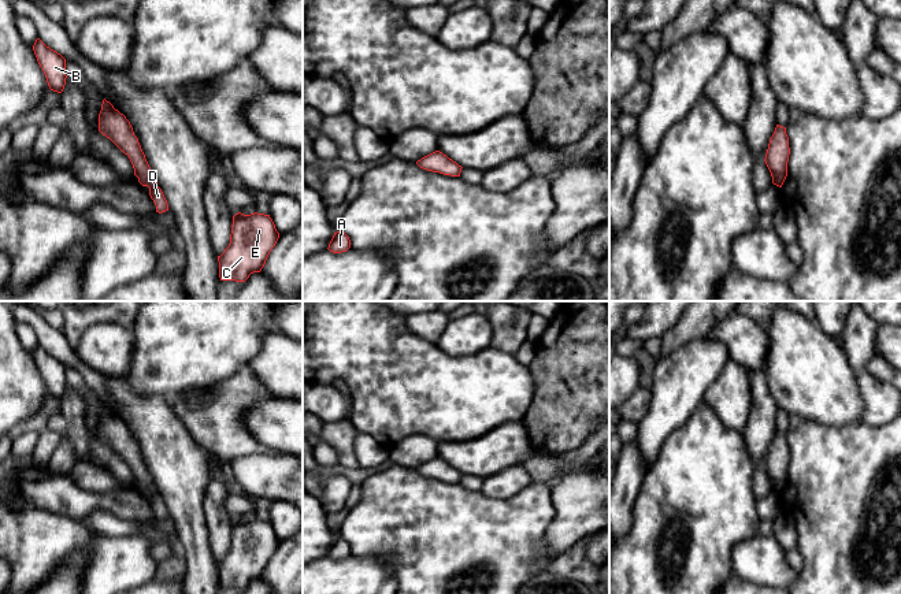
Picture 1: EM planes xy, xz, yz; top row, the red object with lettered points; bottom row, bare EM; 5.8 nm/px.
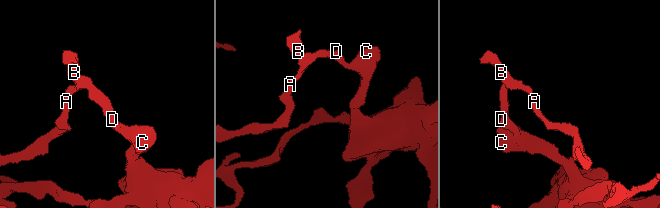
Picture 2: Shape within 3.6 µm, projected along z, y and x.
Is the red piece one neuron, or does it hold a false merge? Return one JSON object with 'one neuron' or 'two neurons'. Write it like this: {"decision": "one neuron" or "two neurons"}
{"decision": "two neurons"}

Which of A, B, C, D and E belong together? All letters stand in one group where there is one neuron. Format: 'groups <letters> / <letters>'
groups A B / C D E

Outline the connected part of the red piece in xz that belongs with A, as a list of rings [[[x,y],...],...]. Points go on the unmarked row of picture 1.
[[[337,538],[334,539],[327,556],[333,560],[341,560],[346,558],[349,554],[351,554],[349,543],[342,538]]]

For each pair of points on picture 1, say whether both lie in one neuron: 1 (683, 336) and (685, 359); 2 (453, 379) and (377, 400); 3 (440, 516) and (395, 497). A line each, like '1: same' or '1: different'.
1: different
2: same
3: same

